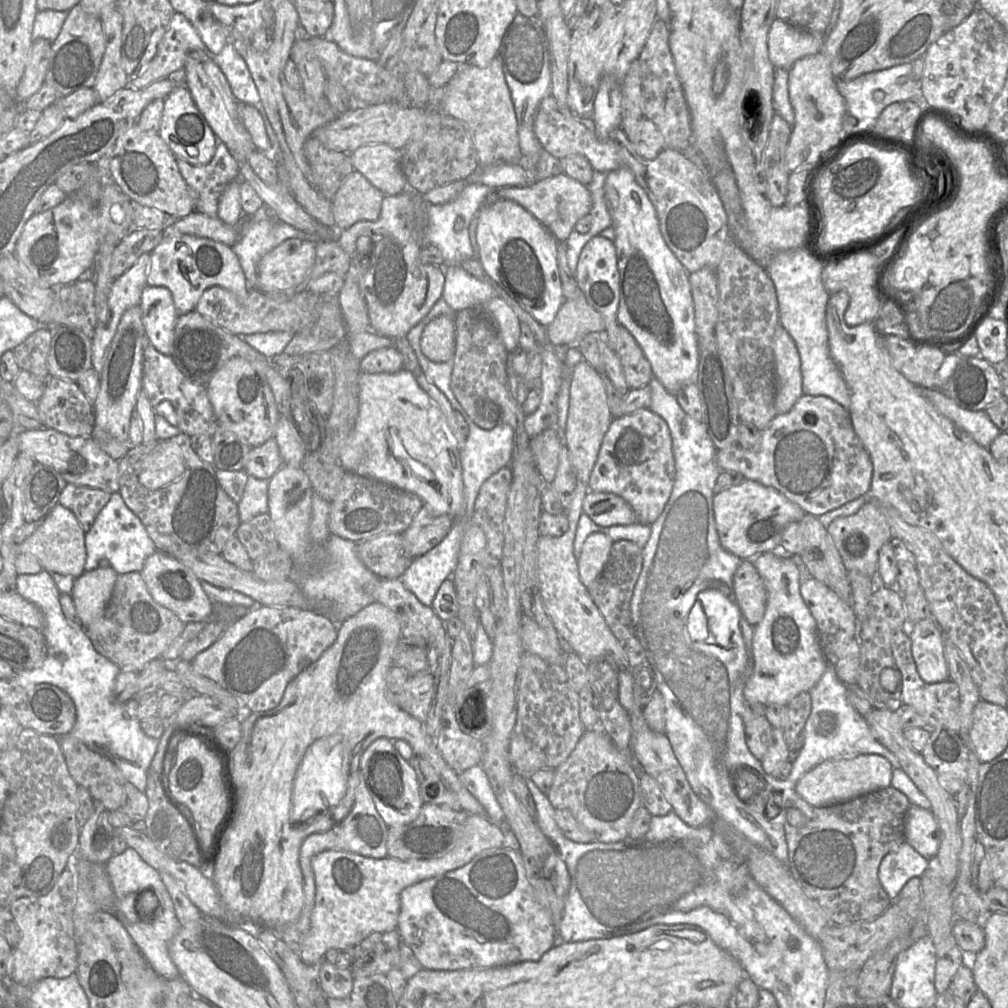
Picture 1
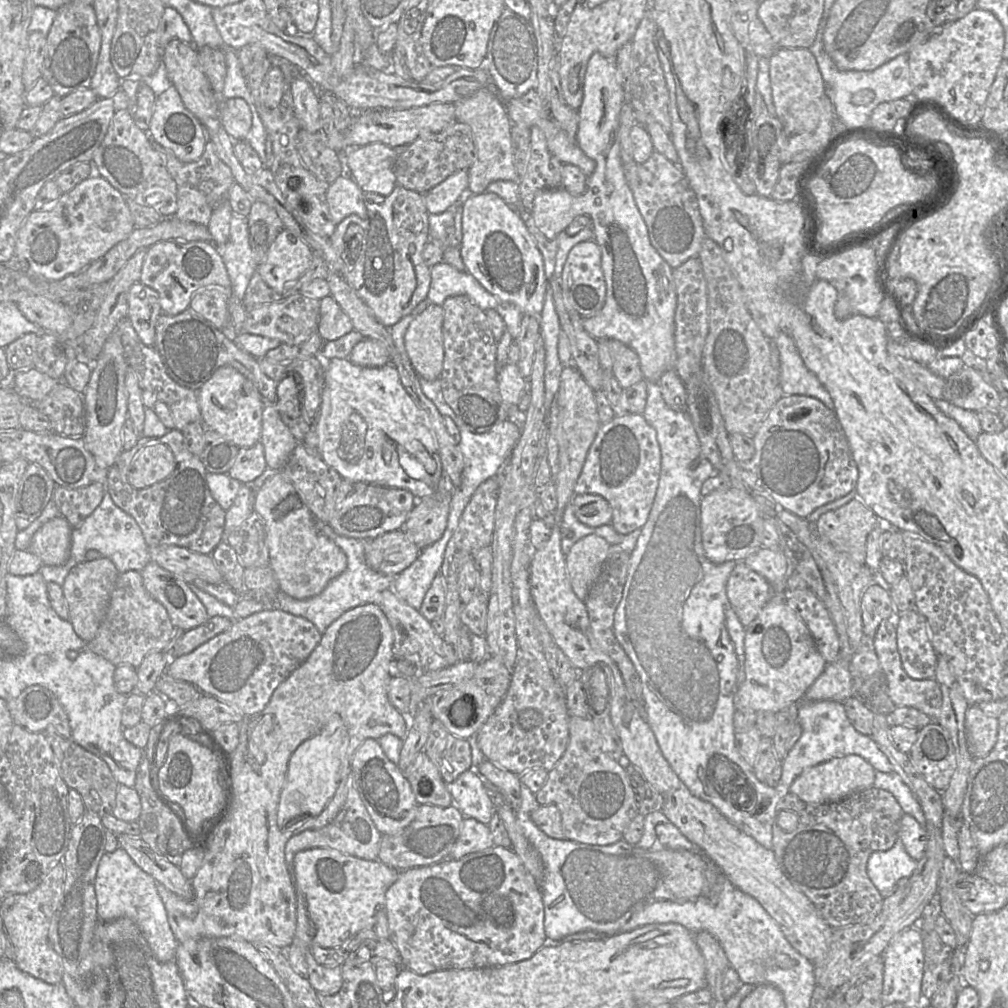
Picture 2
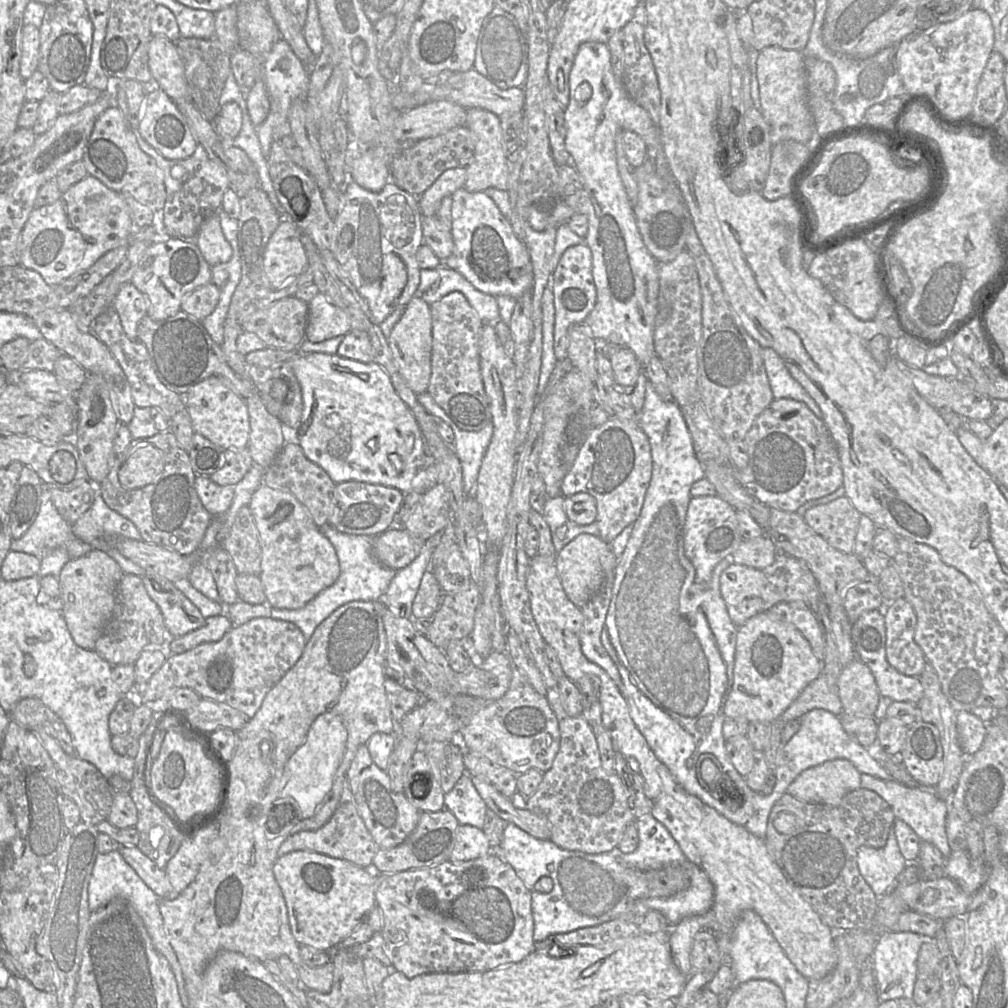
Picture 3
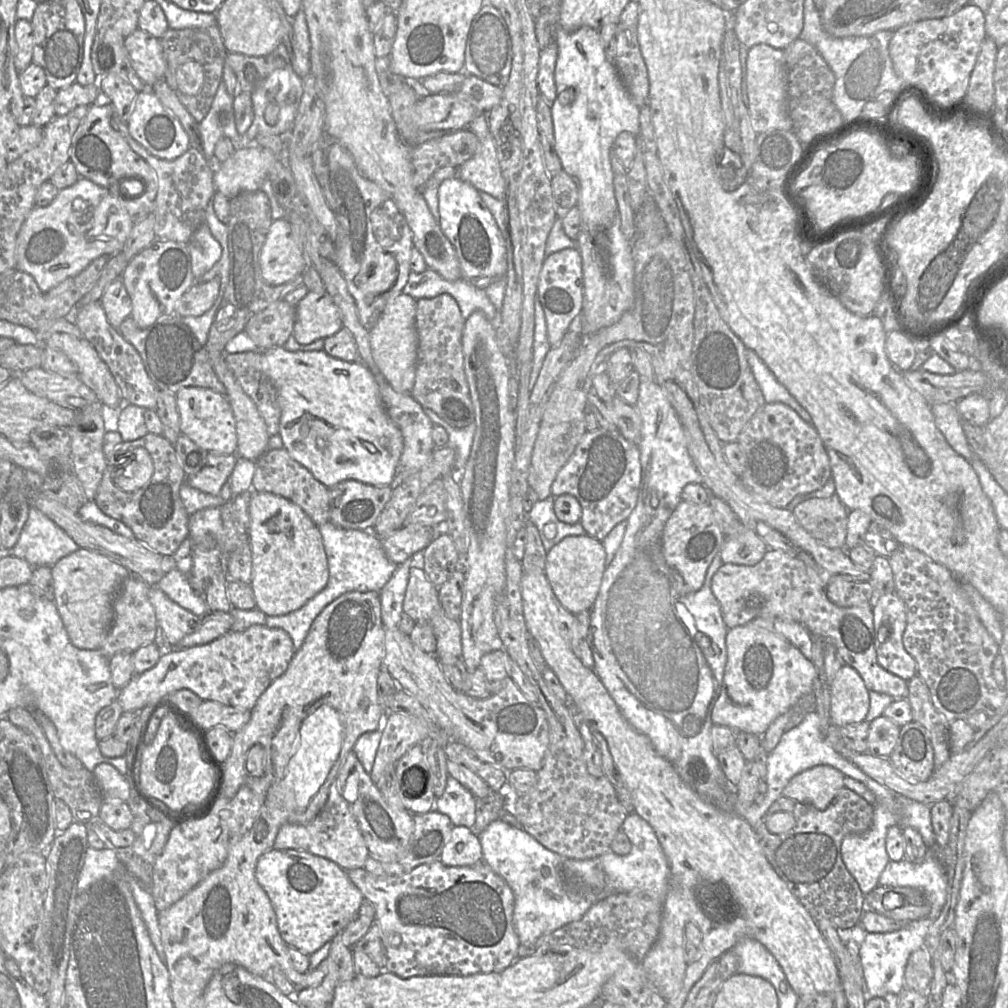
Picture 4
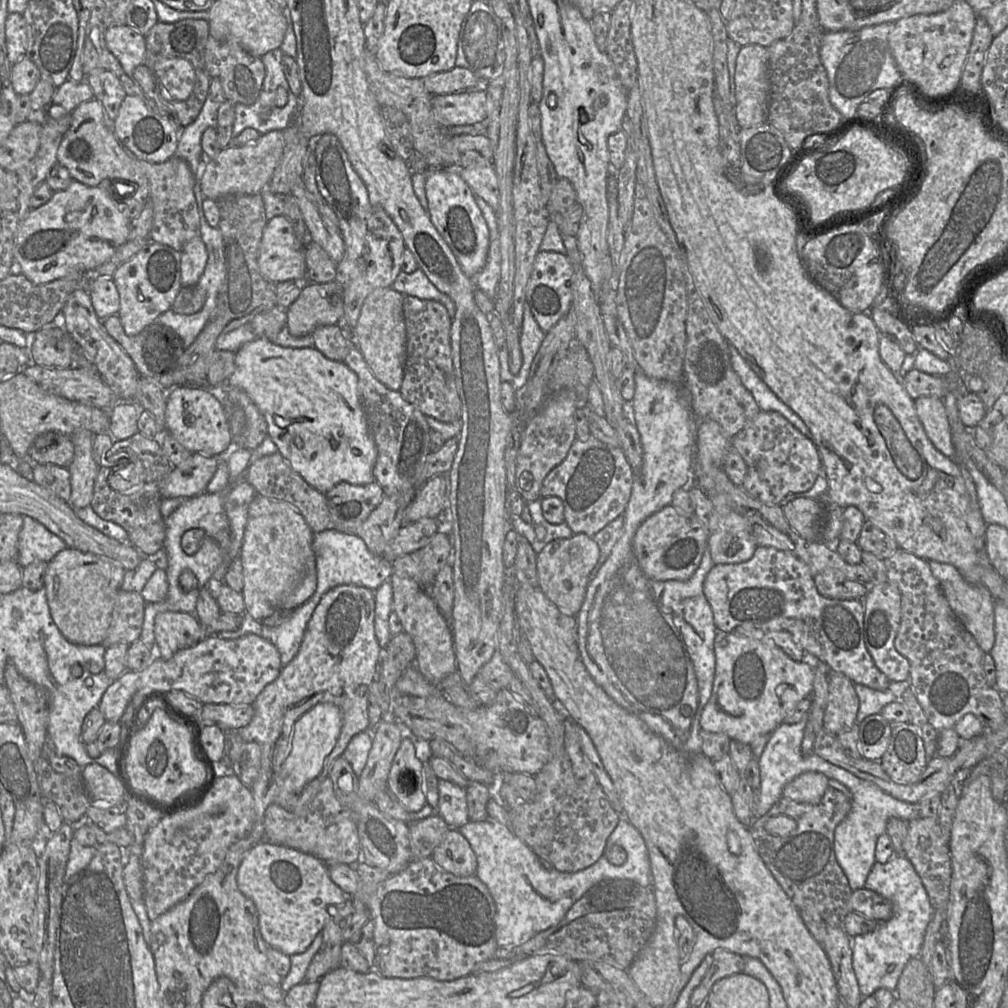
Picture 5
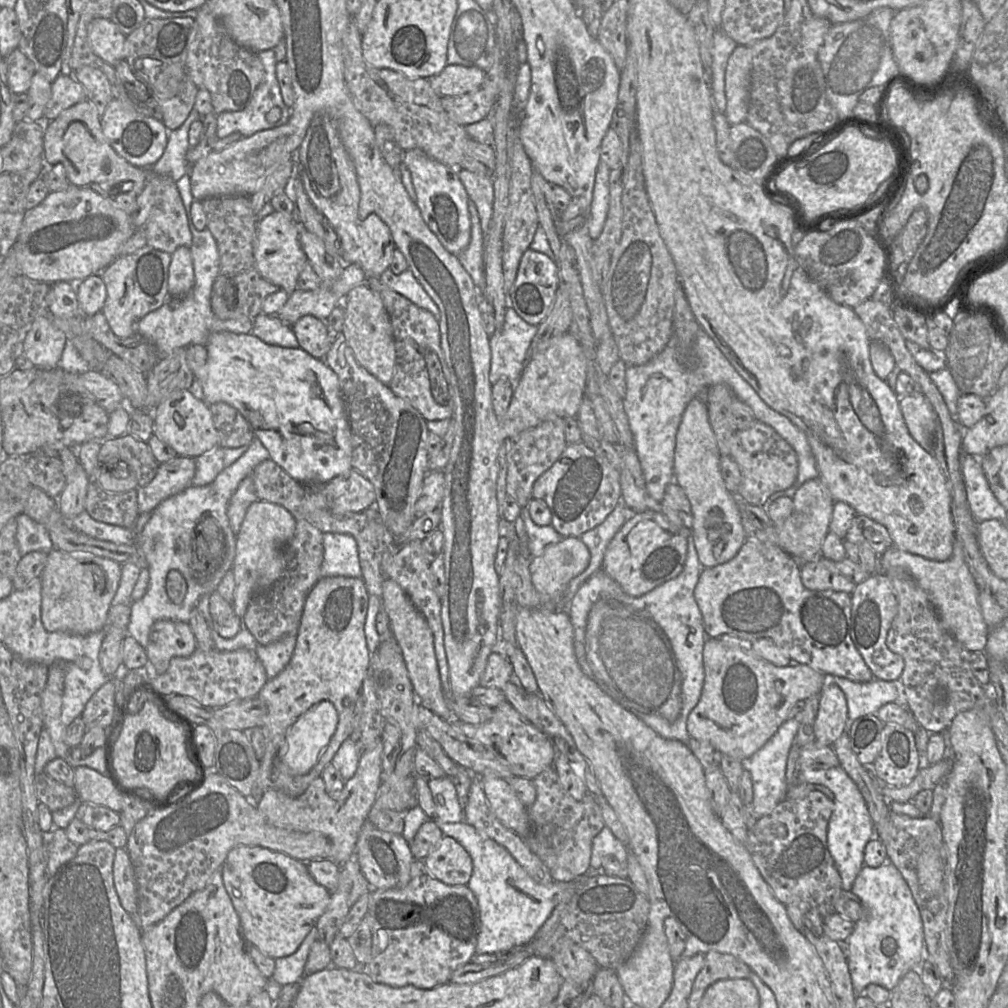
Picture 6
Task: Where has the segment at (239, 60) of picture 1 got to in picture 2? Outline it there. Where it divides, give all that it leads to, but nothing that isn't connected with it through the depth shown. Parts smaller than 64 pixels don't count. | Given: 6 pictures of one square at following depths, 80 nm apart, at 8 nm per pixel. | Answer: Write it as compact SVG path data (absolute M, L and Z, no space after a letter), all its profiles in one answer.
M225 48L225 60L227 73L223 90L224 100L241 98L247 102L250 109L257 111L255 99L243 75L237 52Z

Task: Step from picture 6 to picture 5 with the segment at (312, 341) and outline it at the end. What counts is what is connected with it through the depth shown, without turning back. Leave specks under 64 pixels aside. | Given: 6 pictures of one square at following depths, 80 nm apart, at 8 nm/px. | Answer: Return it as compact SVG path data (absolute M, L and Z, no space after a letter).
M337 325L317 327L311 334L315 349L328 359L343 362L350 350L350 342L344 331Z

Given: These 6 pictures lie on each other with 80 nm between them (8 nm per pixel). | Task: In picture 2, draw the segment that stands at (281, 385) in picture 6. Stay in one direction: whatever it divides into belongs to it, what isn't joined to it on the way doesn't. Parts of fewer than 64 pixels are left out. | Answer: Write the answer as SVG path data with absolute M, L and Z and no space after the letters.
M332 358L326 360L325 363L325 380L322 389L322 401L320 409L316 412L312 419L311 426L315 423L315 432L318 438L317 450L321 459L330 467L335 469L342 479L350 481L365 482L385 487L400 488L411 492L417 499L435 495L439 490L448 490L453 495L452 486L446 477L439 455L439 439L441 445L454 446L458 445L447 431L443 419L434 419L433 423L429 422L429 418L425 411L421 410L411 396L403 387L399 373L392 364L382 367L363 367L351 362L349 359Z

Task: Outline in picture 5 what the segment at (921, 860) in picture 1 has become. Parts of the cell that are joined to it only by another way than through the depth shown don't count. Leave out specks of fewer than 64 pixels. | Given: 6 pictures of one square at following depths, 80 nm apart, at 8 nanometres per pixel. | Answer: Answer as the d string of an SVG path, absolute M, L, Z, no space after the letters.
M815 766L806 767L807 771L803 771L802 774L806 772L818 772L827 776L830 780L835 780L843 784L851 793L851 810L847 817L836 827L834 834L834 850L836 859L845 873L849 886L851 889L857 890L862 889L865 886L867 877L876 863L875 859L875 849L878 838L886 833L887 823L891 818L899 818L905 821L919 818L920 808L918 804L911 804L894 798L888 793L881 790L877 785L867 781L861 780L856 776L848 773L844 769L838 766Z

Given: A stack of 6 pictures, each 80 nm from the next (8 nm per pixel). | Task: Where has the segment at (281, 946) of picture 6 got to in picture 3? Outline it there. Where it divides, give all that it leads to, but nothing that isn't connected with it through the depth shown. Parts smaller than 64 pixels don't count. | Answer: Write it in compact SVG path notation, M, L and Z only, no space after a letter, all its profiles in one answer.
M293 851L280 856L274 863L273 874L278 883L288 913L291 933L296 942L318 951L336 950L376 906L375 891L378 873L371 867L362 868L348 861L310 851Z

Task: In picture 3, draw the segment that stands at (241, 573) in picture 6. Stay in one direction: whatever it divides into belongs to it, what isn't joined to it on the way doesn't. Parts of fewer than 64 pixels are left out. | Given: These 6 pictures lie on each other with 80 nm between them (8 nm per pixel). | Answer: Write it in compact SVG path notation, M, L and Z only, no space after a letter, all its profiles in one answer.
M261 485L247 507L260 536L262 558L258 575L270 607L299 609L337 580L340 567L336 551L295 496Z

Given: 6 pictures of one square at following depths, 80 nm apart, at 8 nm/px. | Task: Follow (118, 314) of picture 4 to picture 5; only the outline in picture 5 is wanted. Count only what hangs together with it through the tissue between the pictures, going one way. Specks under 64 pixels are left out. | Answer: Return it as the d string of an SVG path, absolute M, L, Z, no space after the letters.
M98 278L90 282L86 288L93 308L101 320L118 314L120 298L111 278Z

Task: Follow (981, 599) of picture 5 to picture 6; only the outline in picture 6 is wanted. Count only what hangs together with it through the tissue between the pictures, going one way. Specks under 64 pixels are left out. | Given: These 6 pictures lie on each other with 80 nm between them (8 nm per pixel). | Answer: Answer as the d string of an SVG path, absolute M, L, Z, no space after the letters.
M955 535L955 542L953 547L953 553L948 560L935 561L930 560L918 555L913 555L898 548L895 545L889 547L884 553L879 555L878 560L878 572L882 572L886 575L889 574L909 574L917 584L927 593L929 600L935 608L940 624L943 629L951 634L959 643L961 643L967 650L975 652L984 652L990 629L986 624L982 611L979 605L979 587L973 577L969 566L964 559L963 548L957 541Z

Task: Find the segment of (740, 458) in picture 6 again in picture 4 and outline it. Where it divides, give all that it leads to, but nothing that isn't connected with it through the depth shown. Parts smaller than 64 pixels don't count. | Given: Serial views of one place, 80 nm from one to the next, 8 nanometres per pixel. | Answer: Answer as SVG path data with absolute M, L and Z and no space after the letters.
M784 403L764 404L737 442L747 457L746 469L740 477L742 484L773 507L787 508L796 496L819 490L831 479L829 455L817 430Z

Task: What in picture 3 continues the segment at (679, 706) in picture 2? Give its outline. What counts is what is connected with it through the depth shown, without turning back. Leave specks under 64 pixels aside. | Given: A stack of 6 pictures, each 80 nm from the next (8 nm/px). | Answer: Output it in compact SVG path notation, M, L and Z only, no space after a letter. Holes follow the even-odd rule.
M650 381L646 385L639 424L651 446L652 477L641 513L632 525L631 536L615 568L612 599L602 635L602 641L612 661L609 659L603 670L617 685L628 705L631 719L656 757L666 765L686 792L698 797L729 821L744 827L762 840L767 832L772 808L787 794L793 781L809 768L828 761L845 759L850 761L862 775L890 779L888 771L871 756L868 748L861 746L847 734L840 716L823 709L814 709L804 714L800 718L800 730L777 754L774 765L771 766L771 771L776 776L776 784L771 794L764 796L760 792L754 792L748 787L746 777L735 770L727 754L726 740L723 737L723 724L726 720L723 707L733 681L738 627L730 619L720 592L721 574L734 562L730 558L722 559L713 569L711 580L705 590L692 591L693 581L687 593L682 593L687 571L681 560L686 559L692 565L685 554L683 539L688 505L692 498L690 489L695 482L705 478L705 470L696 457L692 437L680 407L674 401L664 400ZM705 759L714 761L723 772L720 783L714 786L716 791L710 791L710 785L699 774L698 762L700 764Z

